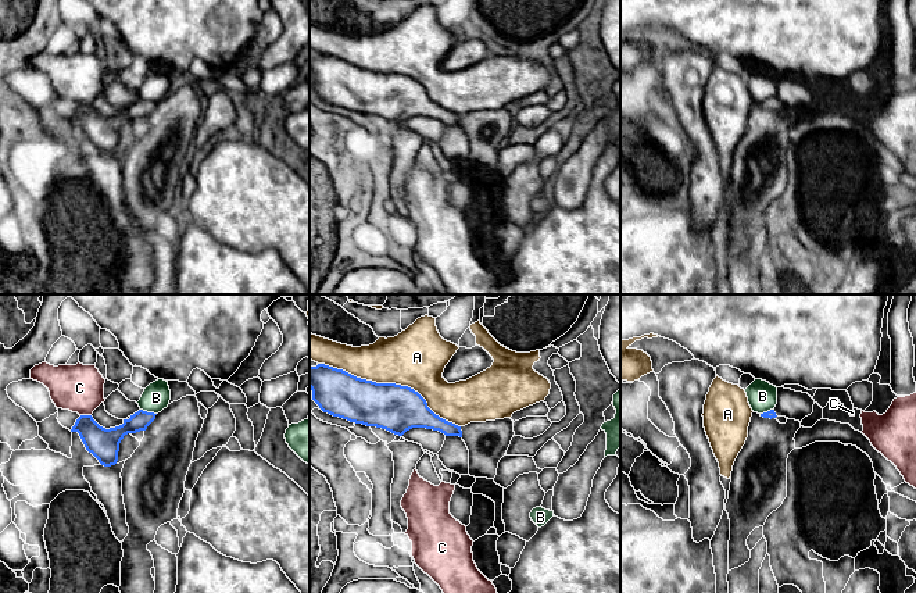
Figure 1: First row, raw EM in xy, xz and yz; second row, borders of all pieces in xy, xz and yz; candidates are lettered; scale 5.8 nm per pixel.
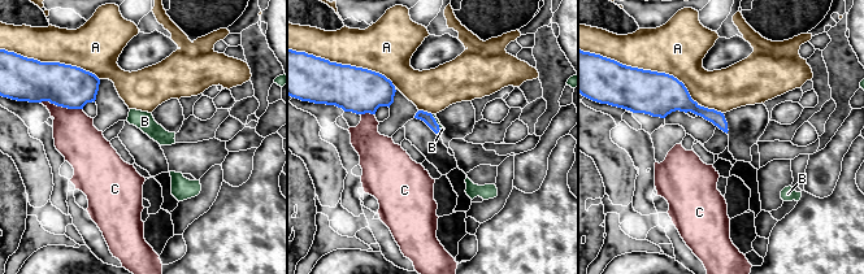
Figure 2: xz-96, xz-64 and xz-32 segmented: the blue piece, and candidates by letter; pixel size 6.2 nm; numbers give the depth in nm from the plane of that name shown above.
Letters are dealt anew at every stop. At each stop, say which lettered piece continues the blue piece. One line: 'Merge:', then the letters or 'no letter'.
Merge: no letter

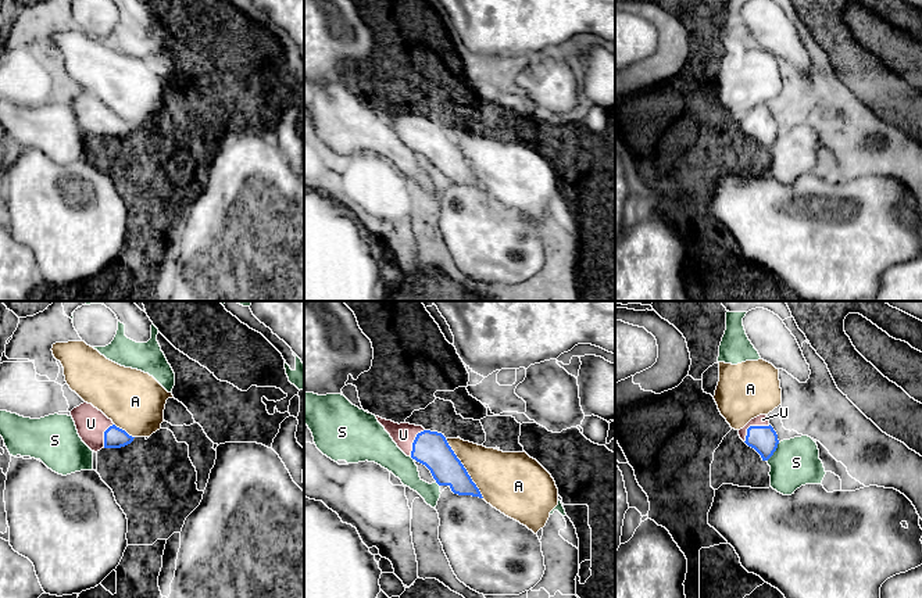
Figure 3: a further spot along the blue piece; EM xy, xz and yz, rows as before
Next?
Merge: U

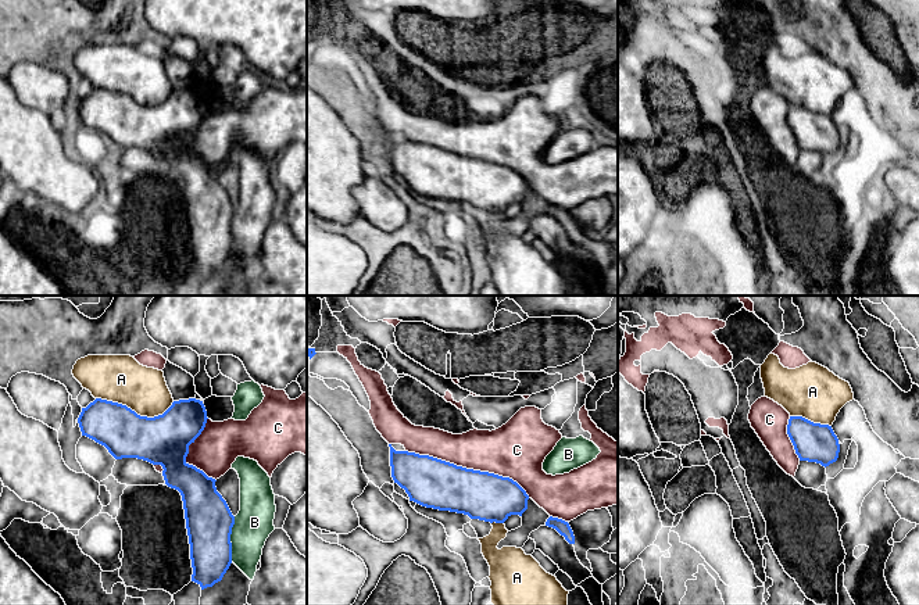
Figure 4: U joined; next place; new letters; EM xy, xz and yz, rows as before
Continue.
Merge: no letter

